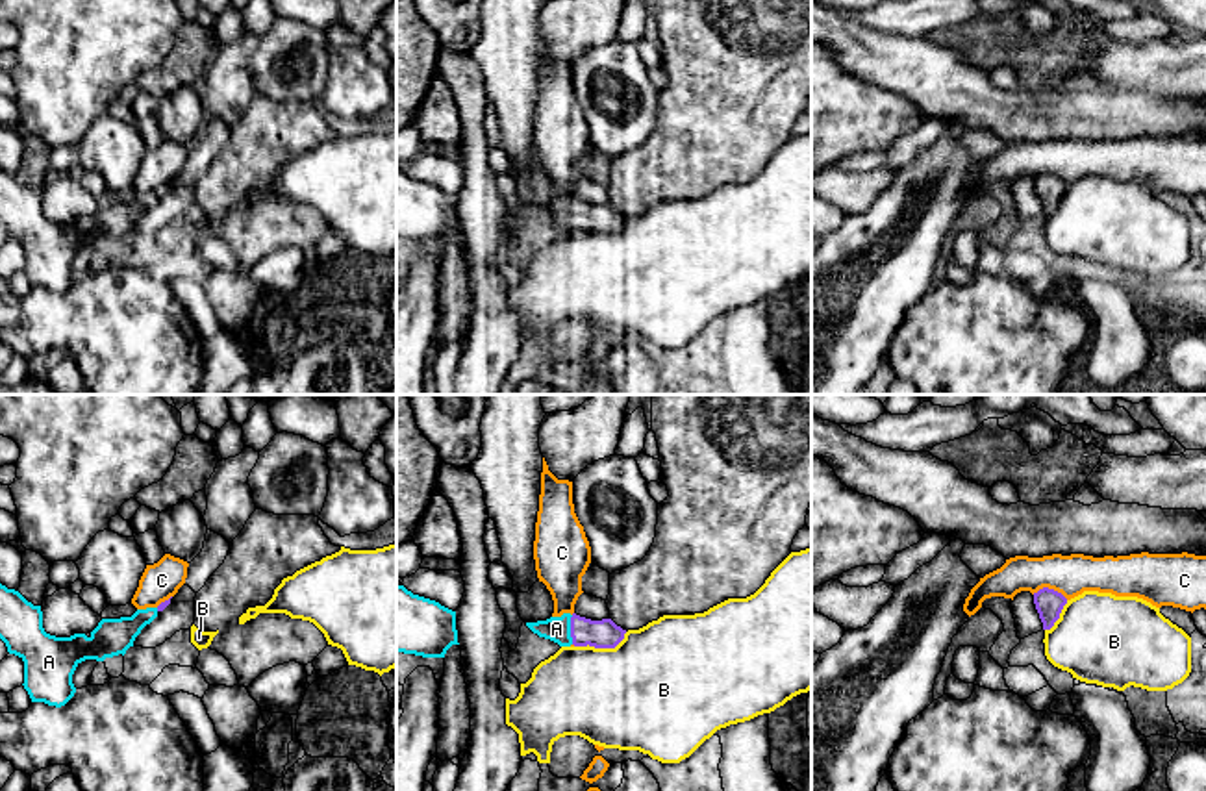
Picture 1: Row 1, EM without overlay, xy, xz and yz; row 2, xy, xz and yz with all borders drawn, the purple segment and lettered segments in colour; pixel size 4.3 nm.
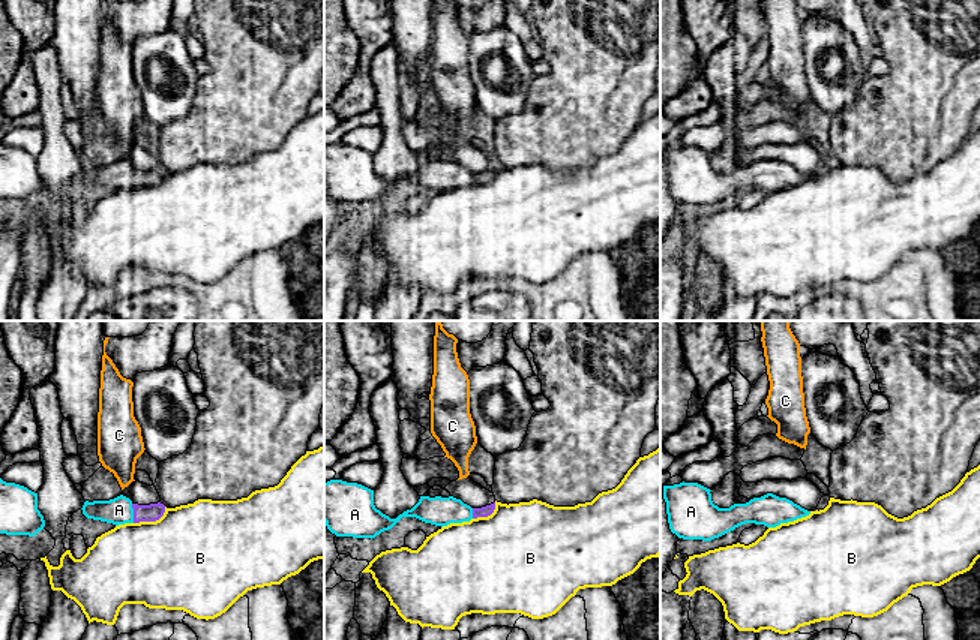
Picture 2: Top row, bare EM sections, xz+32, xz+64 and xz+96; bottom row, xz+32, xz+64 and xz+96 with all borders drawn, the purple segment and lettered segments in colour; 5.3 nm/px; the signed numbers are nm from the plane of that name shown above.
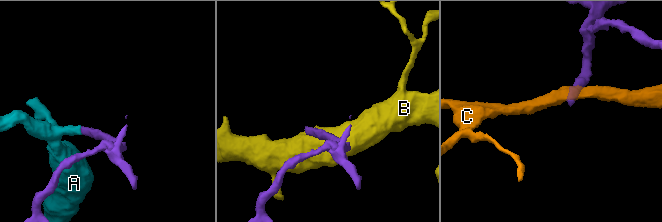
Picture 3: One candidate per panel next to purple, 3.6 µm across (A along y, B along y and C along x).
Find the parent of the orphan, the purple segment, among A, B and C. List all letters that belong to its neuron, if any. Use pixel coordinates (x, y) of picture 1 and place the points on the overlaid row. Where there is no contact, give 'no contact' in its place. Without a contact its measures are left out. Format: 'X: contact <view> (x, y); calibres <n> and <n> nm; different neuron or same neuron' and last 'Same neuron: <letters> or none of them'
A: contact xz (571, 630); calibres 130 and 110 nm; same neuron
B: contact xz (601, 647); calibres 130 and 460 nm; different neuron
C: contact yz (1051, 590); calibres 120 and 180 nm; different neuron
Same neuron: A

